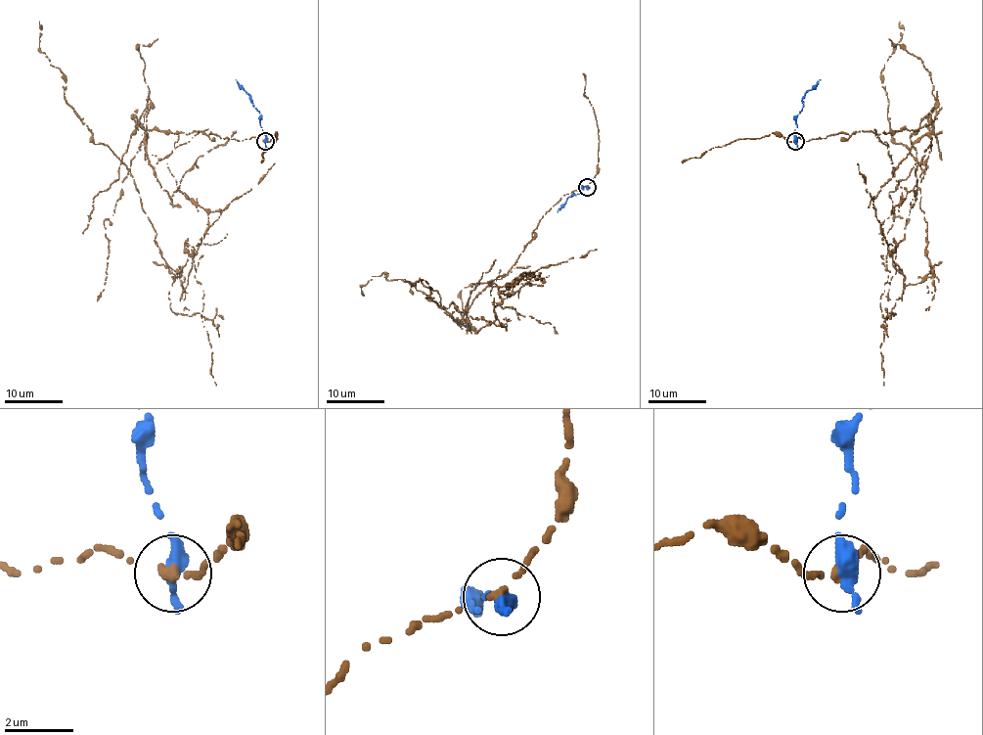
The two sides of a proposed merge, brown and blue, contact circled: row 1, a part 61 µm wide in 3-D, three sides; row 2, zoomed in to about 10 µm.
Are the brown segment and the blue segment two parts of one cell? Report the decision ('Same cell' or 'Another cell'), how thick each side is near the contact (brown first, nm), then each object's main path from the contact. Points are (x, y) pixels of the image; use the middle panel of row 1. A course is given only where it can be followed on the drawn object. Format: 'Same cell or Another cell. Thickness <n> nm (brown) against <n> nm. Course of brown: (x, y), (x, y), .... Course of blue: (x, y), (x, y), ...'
Another cell. Thickness 260 nm (brown) against 500 nm. Course of brown: (587, 186), (543, 215), (469, 326), (443, 307), (491, 323), (493, 283), (537, 276). Course of blue: (587, 186), (573, 194), (558, 212)

